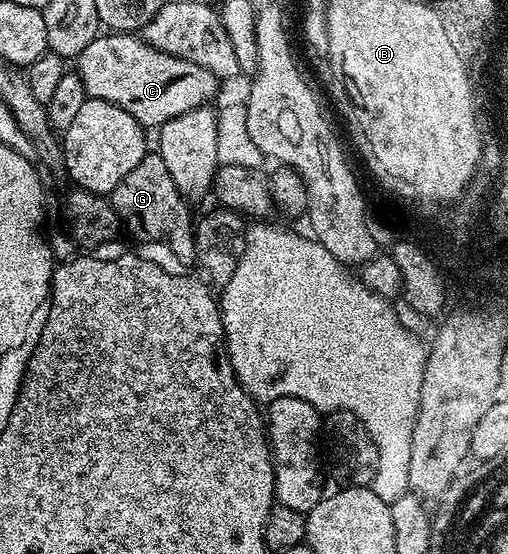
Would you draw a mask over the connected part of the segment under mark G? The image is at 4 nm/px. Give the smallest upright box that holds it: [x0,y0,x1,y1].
[109,153,196,268]

